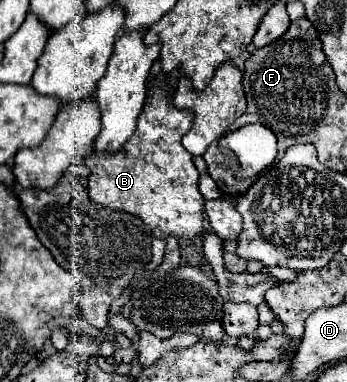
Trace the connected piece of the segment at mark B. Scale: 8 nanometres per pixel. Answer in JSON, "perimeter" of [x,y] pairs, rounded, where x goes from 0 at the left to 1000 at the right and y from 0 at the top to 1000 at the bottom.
{"perimeter":[[[455,188],[427,209],[427,257],[398,304],[392,346],[340,398],[259,403],[242,429],[259,440],[254,503],[271,534],[392,560],[421,581],[444,618],[559,628],[582,613],[588,513],[571,497],[571,445],[524,382],[524,356],[553,335],[553,293],[513,288],[496,267],[501,204]]]}

